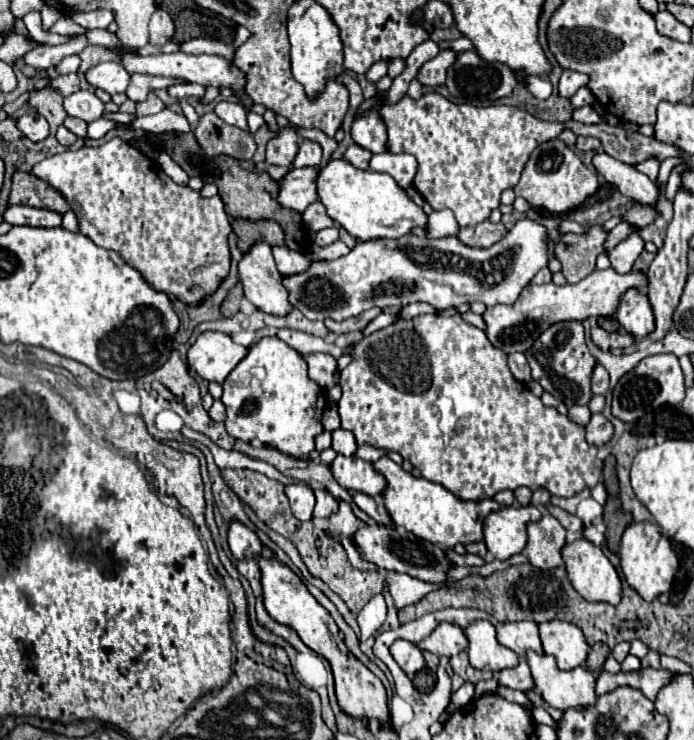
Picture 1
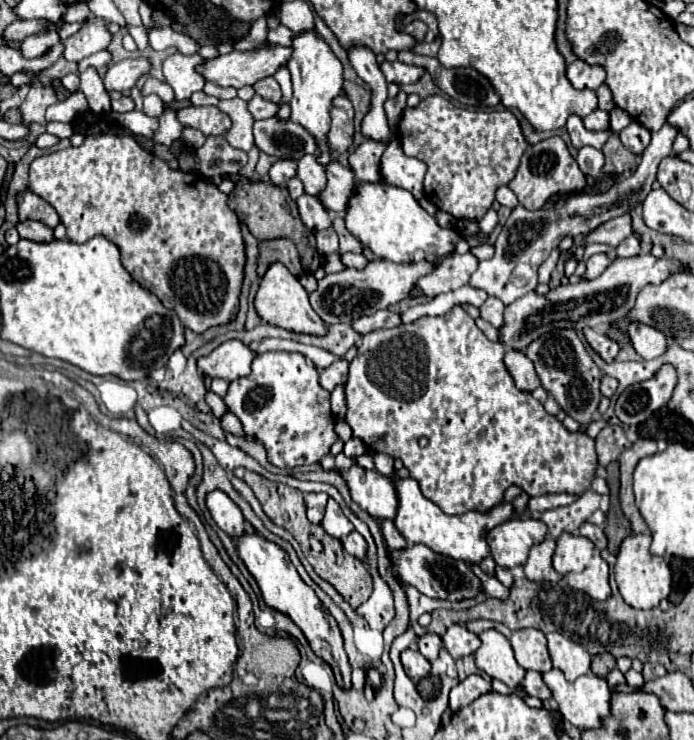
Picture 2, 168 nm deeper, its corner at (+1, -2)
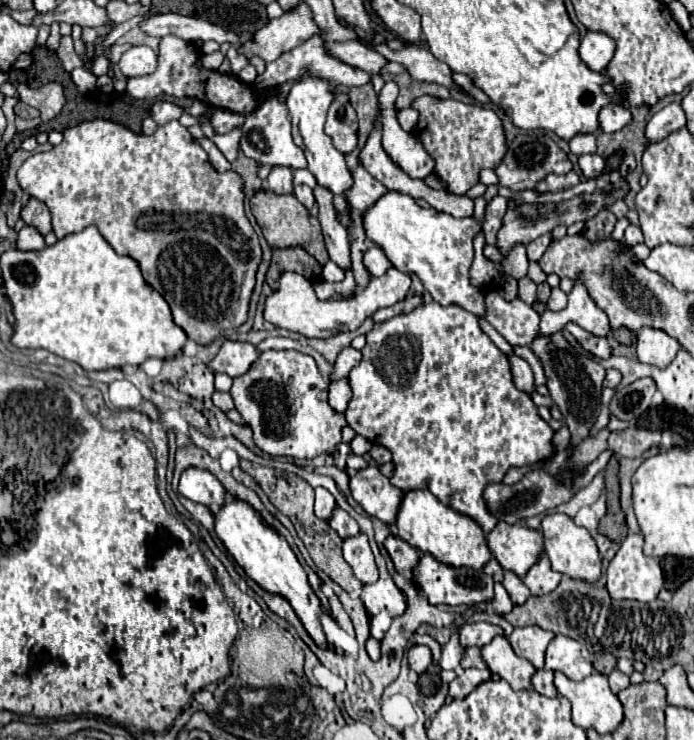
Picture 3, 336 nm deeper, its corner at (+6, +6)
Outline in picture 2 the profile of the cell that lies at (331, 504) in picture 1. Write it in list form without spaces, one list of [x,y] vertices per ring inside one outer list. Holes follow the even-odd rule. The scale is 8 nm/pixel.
[[[330,498],[328,506],[326,506],[326,514],[322,520],[322,528],[332,536],[332,538],[344,538],[350,532],[354,532],[354,526],[350,524],[350,520],[342,514],[340,506]]]

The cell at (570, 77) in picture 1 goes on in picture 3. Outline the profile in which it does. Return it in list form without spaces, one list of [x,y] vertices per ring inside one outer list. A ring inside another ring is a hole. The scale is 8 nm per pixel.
[[[587,32],[585,38],[581,38],[579,56],[593,72],[601,72],[609,60],[615,54],[615,42],[601,32]]]

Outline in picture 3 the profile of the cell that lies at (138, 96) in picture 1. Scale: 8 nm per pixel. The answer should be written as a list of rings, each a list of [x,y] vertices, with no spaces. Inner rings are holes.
[[[213,52],[213,54],[201,54],[201,60],[199,64],[205,68],[205,70],[217,70],[223,62],[223,54],[221,52]]]

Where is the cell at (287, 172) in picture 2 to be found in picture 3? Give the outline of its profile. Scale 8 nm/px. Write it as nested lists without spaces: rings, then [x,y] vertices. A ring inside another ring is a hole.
[[[273,166],[267,178],[267,188],[275,194],[289,194],[293,190],[293,176],[287,166]]]

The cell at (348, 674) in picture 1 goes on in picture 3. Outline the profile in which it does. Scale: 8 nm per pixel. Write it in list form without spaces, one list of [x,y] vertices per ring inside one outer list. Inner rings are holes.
[[[233,500],[231,504],[225,504],[215,512],[215,530],[217,530],[217,536],[221,538],[221,542],[225,544],[227,552],[245,570],[245,574],[251,580],[255,580],[263,590],[283,596],[291,604],[291,608],[295,610],[299,620],[303,622],[303,626],[309,632],[309,636],[313,638],[313,642],[321,648],[331,648],[331,644],[327,642],[325,630],[321,626],[323,606],[321,606],[317,594],[313,592],[313,588],[309,586],[307,574],[305,574],[303,566],[299,564],[297,556],[293,554],[293,550],[289,548],[287,540],[279,532],[275,532],[271,526],[267,526],[263,522],[263,518],[249,504],[241,502],[241,500]]]

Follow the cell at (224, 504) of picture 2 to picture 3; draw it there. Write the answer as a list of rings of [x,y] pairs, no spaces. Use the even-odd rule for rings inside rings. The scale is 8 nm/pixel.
[[[189,468],[181,474],[179,492],[185,498],[203,504],[211,510],[225,506],[225,496],[227,496],[221,482],[209,470],[199,470],[199,468]]]

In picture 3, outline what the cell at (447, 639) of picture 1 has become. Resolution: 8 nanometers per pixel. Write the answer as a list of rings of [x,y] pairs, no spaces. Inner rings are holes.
[[[475,622],[475,624],[463,624],[457,630],[459,634],[459,642],[463,648],[467,646],[485,646],[493,640],[493,636],[503,634],[503,630],[499,626],[493,626],[489,622]]]

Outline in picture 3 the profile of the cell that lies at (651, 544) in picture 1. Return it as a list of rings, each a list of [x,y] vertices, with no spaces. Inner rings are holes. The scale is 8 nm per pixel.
[[[629,534],[621,548],[617,550],[615,558],[609,562],[607,568],[607,590],[609,596],[615,600],[639,600],[639,602],[651,602],[657,598],[659,590],[663,588],[663,570],[659,560],[643,554],[643,536],[641,534]]]

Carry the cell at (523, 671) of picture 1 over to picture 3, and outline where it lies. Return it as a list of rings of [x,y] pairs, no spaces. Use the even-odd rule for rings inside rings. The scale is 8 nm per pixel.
[[[537,670],[531,678],[531,688],[537,690],[539,694],[543,694],[543,696],[549,696],[549,698],[557,696],[557,690],[553,686],[553,672],[551,670]]]

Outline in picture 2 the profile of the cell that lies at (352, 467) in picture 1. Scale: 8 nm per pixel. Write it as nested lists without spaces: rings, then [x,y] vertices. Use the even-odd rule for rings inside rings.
[[[354,464],[346,474],[346,484],[350,488],[352,500],[366,510],[376,520],[386,520],[396,516],[398,508],[398,496],[394,482],[386,476],[378,474],[376,470],[364,470],[358,464]]]

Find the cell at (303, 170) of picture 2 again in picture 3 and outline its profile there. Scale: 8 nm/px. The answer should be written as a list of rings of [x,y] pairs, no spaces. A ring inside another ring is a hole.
[[[317,184],[313,188],[313,194],[315,194],[315,202],[319,206],[319,222],[323,228],[329,258],[339,268],[345,270],[351,266],[349,238],[347,238],[345,226],[341,226],[341,222],[337,222],[337,210],[333,210],[333,194],[329,194],[329,190],[325,190],[325,186],[321,186],[321,184]]]

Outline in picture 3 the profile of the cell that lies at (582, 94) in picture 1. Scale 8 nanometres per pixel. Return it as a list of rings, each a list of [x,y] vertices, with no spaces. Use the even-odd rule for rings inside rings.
[[[577,132],[571,140],[569,140],[569,148],[573,154],[581,156],[581,154],[593,154],[597,150],[597,136],[595,134],[585,134]]]

